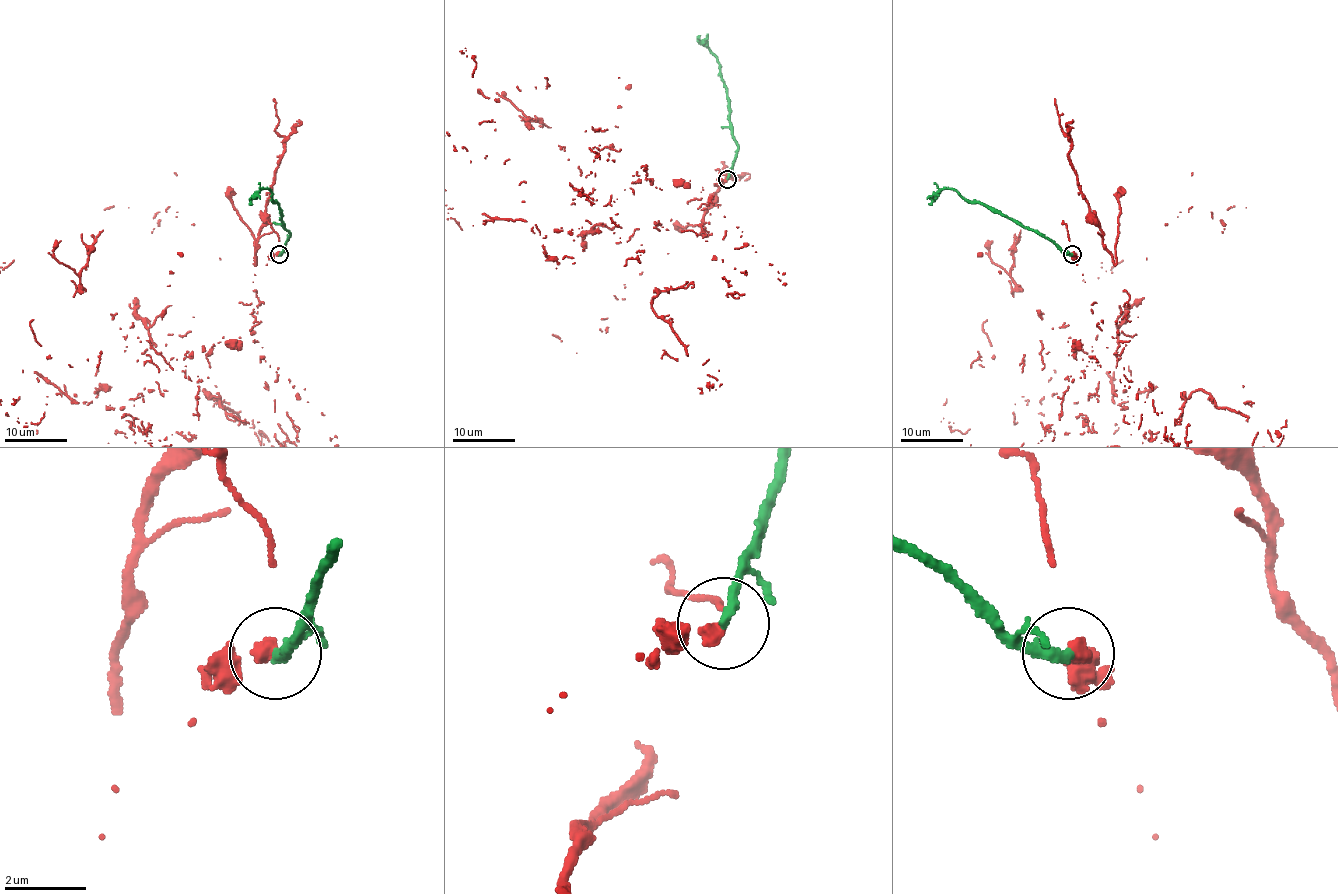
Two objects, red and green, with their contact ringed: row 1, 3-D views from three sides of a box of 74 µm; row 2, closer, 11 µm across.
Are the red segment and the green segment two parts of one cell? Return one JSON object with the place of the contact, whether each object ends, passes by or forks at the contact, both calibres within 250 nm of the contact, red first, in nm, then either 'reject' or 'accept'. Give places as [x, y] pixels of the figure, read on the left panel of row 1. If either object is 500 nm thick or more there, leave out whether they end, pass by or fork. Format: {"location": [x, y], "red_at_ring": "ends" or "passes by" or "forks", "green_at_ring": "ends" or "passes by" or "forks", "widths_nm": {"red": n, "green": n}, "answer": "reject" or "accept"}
{"location": [279, 254], "red_at_ring": "ends", "green_at_ring": "ends", "widths_nm": {"red": 320, "green": 280}, "answer": "accept"}

